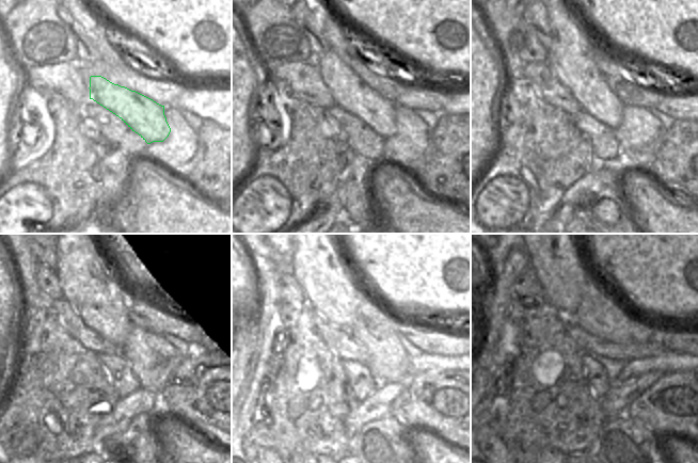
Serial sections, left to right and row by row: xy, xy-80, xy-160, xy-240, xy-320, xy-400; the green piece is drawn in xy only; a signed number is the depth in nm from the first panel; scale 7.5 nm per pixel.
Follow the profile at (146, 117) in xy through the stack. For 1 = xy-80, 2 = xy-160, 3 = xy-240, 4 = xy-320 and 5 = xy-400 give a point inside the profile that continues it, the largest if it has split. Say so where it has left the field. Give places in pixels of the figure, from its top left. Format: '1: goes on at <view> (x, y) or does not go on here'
1: goes on at xy-80 (349, 92)
2: goes on at xy-160 (571, 60)
3: goes on at xy-240 (93, 292)
4: goes on at xy-320 (317, 266)
5: goes on at xy-400 (555, 258)

